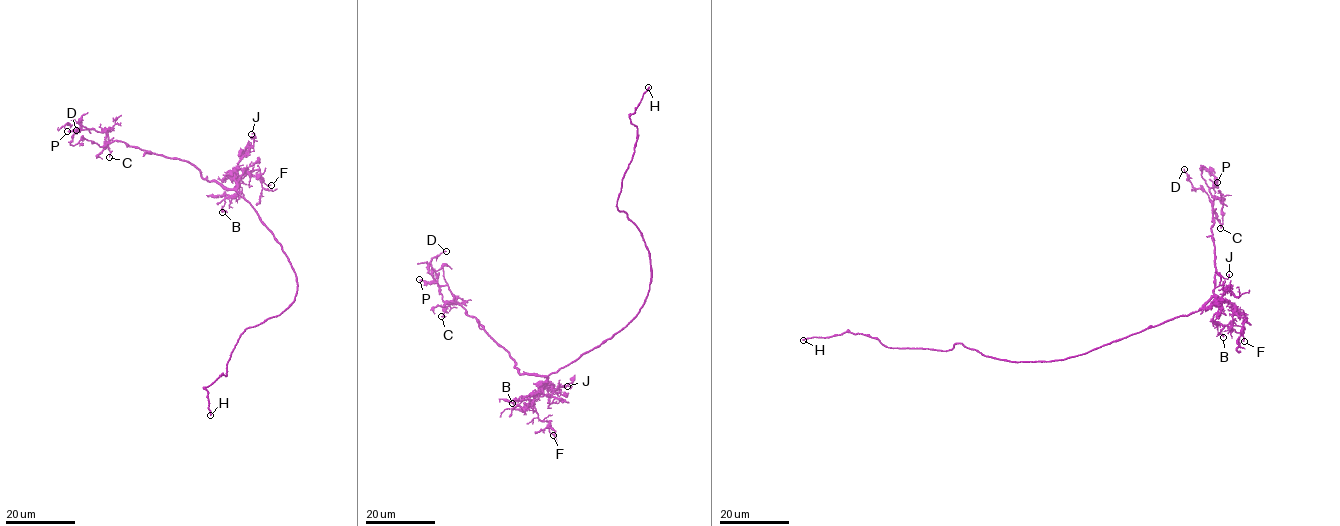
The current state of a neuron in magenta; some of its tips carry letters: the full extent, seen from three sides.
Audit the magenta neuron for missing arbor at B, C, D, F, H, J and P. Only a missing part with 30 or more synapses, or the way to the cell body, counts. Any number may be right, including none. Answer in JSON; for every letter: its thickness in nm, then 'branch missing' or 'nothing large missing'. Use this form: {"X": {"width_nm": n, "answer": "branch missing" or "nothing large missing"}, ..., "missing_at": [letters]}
{"B": {"width_nm": 140, "answer": "nothing large missing"}, "C": {"width_nm": 140, "answer": "nothing large missing"}, "D": {"width_nm": 130, "answer": "nothing large missing"}, "F": {"width_nm": 110, "answer": "nothing large missing"}, "H": {"width_nm": 240, "answer": "branch missing"}, "J": {"width_nm": 110, "answer": "nothing large missing"}, "P": {"width_nm": 300, "answer": "nothing large missing"}, "missing_at": ["H"]}

